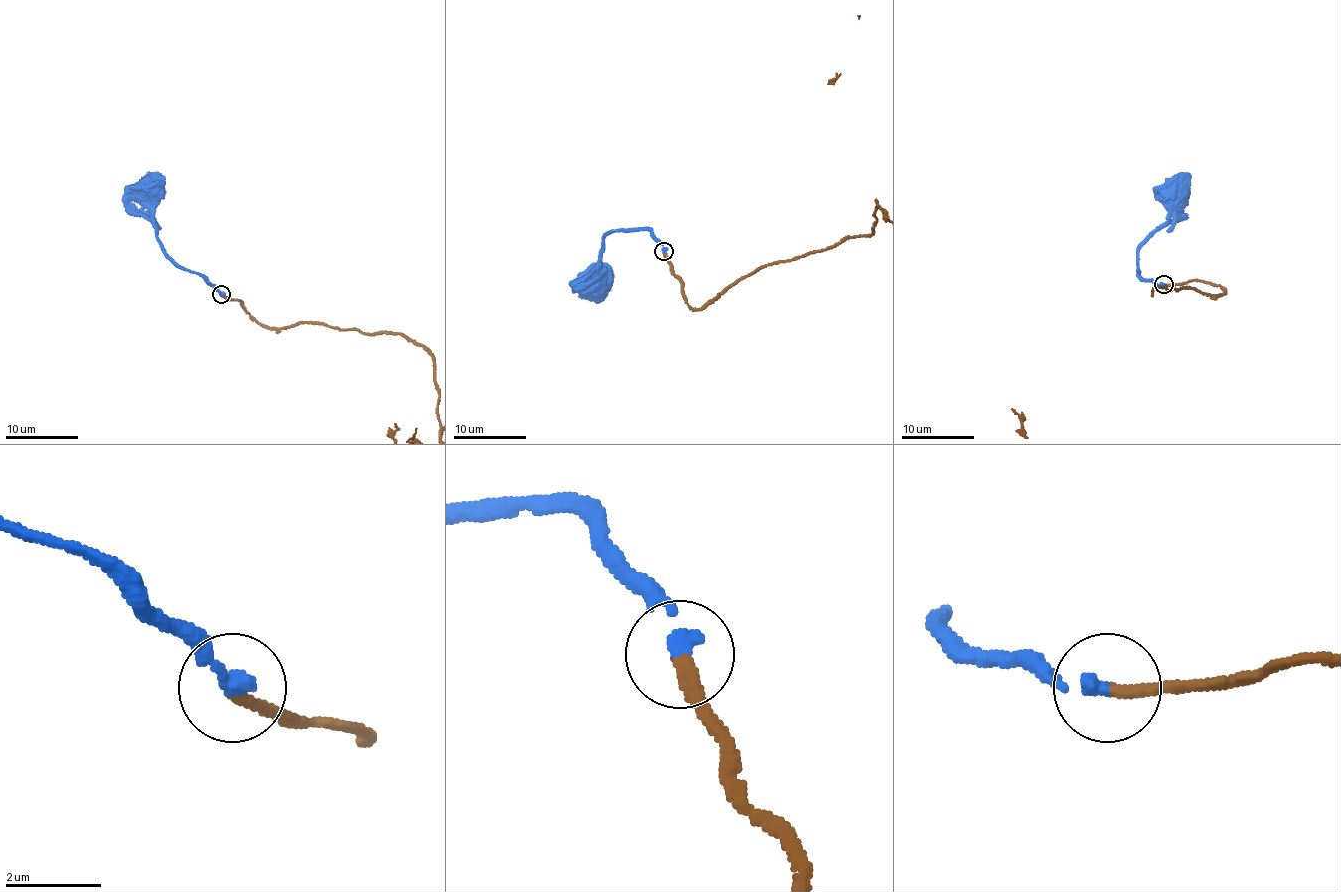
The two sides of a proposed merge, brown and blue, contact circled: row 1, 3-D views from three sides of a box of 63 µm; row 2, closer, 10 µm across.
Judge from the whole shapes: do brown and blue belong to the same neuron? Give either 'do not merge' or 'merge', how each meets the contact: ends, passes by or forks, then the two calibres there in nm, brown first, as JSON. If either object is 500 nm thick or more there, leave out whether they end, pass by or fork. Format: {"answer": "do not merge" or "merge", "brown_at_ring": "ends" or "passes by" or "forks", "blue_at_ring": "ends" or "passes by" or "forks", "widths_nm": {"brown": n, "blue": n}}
{"answer": "merge", "brown_at_ring": "ends", "blue_at_ring": "ends", "widths_nm": {"brown": 320, "blue": 320}}

